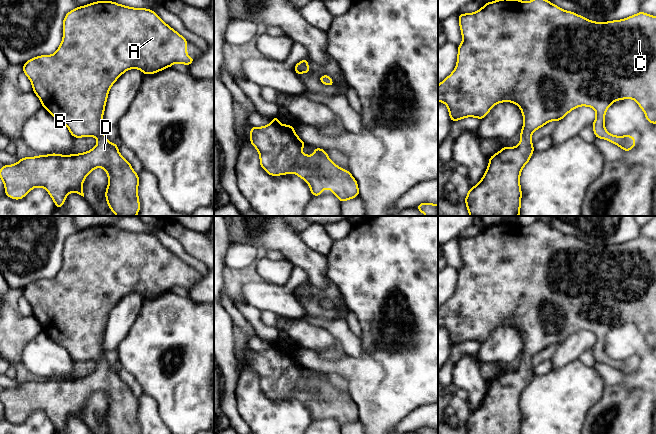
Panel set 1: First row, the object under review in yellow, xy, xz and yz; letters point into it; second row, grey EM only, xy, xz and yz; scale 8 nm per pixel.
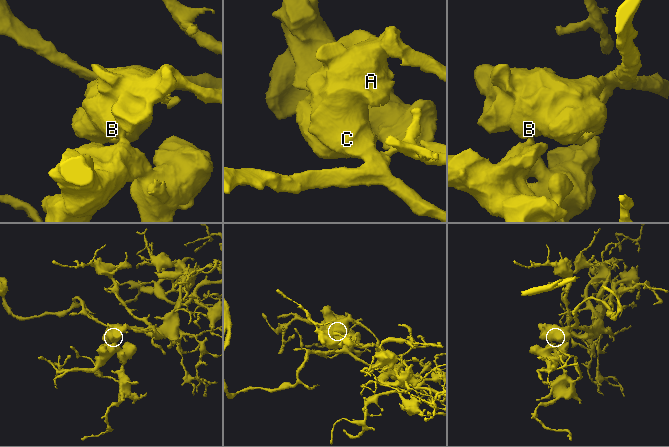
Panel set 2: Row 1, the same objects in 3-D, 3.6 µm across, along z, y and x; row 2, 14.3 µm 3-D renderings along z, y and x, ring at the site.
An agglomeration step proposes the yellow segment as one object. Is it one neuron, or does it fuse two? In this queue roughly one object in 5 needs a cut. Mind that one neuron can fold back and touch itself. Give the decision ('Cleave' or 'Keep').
Keep

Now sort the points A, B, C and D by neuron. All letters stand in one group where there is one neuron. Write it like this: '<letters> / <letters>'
A B C D

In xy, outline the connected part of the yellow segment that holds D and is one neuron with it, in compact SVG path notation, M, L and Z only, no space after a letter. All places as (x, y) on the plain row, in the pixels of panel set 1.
M97 225L71 234L63 244L63 263L53 279L34 281L25 286L23 296L30 303L35 317L55 343L65 348L74 362L95 361L98 366L88 376L72 379L49 378L20 382L13 389L3 389L0 402L5 410L5 419L20 424L35 411L45 412L57 433L61 432L69 417L84 421L82 408L95 392L102 391L108 400L105 421L111 434L140 434L138 422L139 400L130 387L119 377L117 367L110 367L105 360L102 342L109 314L115 305L129 293L139 293L145 299L157 297L175 287L189 290L195 283L187 280L187 264L150 233L132 232L112 225Z

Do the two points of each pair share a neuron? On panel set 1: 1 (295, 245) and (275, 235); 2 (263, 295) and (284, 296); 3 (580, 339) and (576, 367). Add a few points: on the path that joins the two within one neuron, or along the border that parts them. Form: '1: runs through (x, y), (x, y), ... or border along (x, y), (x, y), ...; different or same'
1: runs through (290, 244), (280, 236); same
2: runs through (268, 296), (279, 296); same
3: border along (578, 358), (556, 370); different

